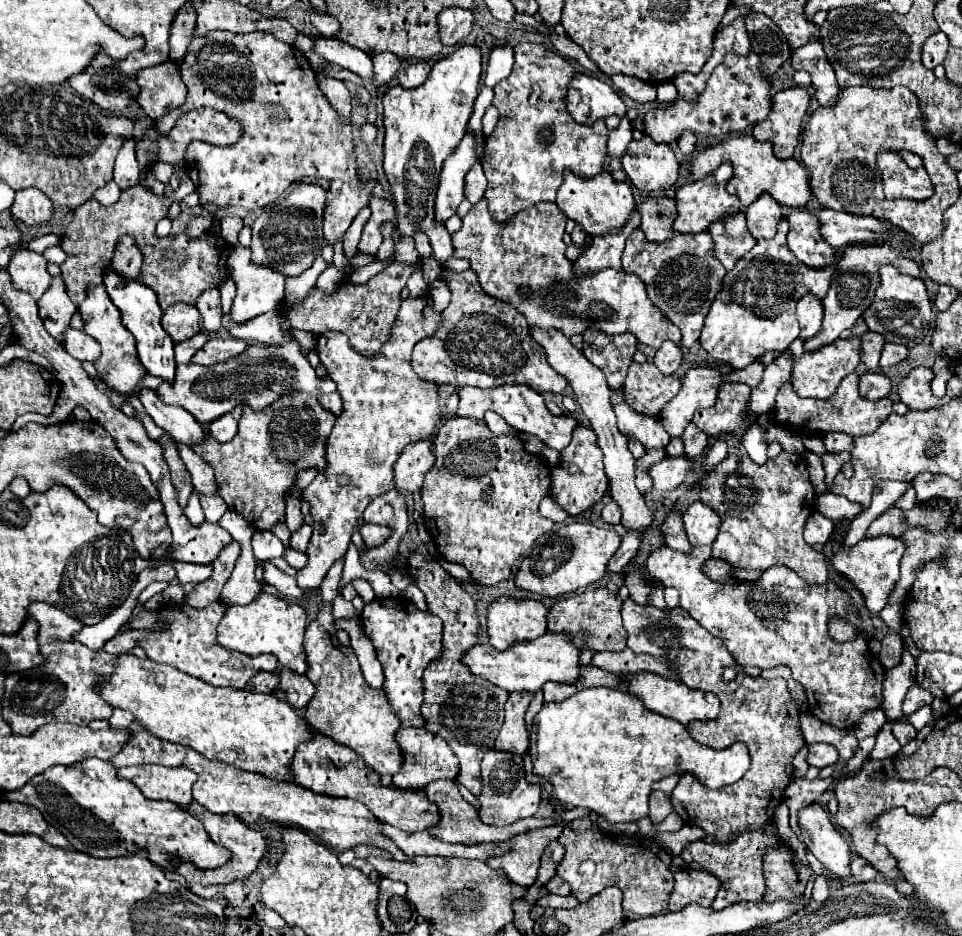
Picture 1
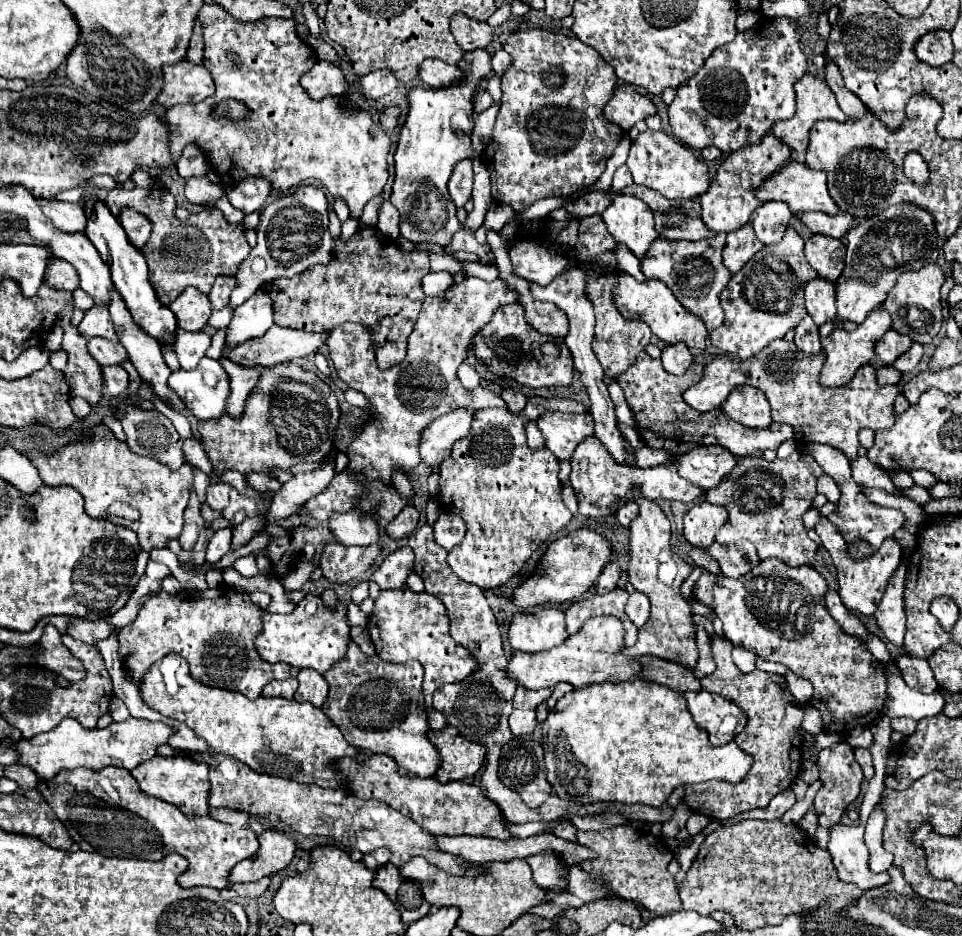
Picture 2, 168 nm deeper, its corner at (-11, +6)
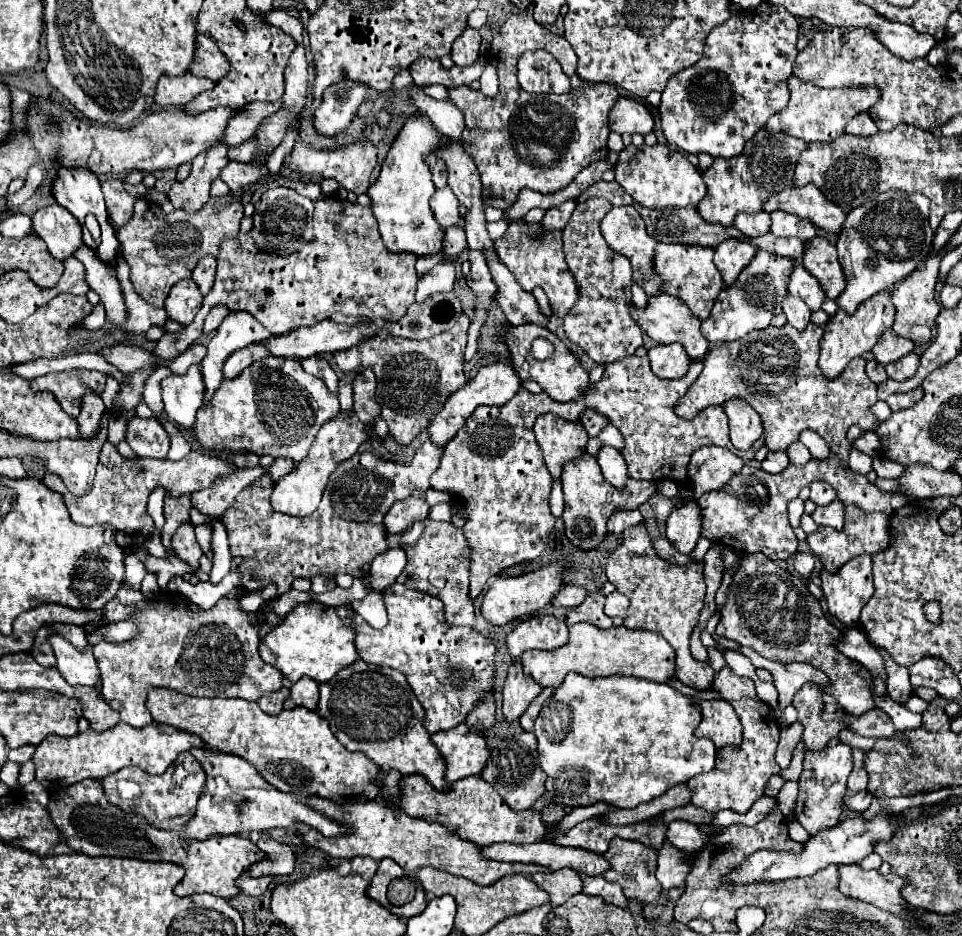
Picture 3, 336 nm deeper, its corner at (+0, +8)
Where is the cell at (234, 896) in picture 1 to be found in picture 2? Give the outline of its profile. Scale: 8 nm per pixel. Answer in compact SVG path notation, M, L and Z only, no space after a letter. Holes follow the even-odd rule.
M263 877L255 883L235 883L231 887L237 891L239 897L259 897L269 887L269 883L271 883L271 877Z

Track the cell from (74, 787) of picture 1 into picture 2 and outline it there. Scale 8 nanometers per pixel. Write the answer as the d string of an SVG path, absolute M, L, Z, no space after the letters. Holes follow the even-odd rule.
M105 767L103 771L61 771L51 783L39 783L37 791L45 795L71 839L83 851L147 861L161 861L171 853L183 855L191 871L191 881L179 881L185 889L201 885L227 889L231 869L239 861L253 857L259 849L259 841L251 829L233 831L231 825L213 817L183 815L171 803L143 795L133 775L119 767Z

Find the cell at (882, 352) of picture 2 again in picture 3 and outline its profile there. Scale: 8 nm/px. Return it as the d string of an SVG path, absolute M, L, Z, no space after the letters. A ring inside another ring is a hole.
M886 329L878 343L872 347L872 355L878 363L886 365L886 363L892 363L892 361L898 361L900 357L904 357L906 353L910 353L914 349L914 343L908 341L906 337L900 337L896 335L892 329Z

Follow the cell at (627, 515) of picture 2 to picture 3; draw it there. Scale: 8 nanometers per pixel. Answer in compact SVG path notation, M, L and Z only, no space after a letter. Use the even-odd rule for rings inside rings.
M622 509L622 511L616 511L616 513L608 519L608 531L620 535L624 527L636 525L636 523L640 523L640 521L642 521L640 511L624 511L624 509Z

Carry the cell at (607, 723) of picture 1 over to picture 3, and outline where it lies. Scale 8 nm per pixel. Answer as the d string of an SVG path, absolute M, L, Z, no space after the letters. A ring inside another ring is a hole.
M568 673L564 683L554 689L554 695L542 705L542 711L534 723L540 769L548 775L546 791L566 807L604 801L624 809L648 803L666 793L668 787L686 783L690 777L714 769L716 747L712 741L698 739L694 735L698 723L698 705L666 683L626 675L588 679L584 675Z

